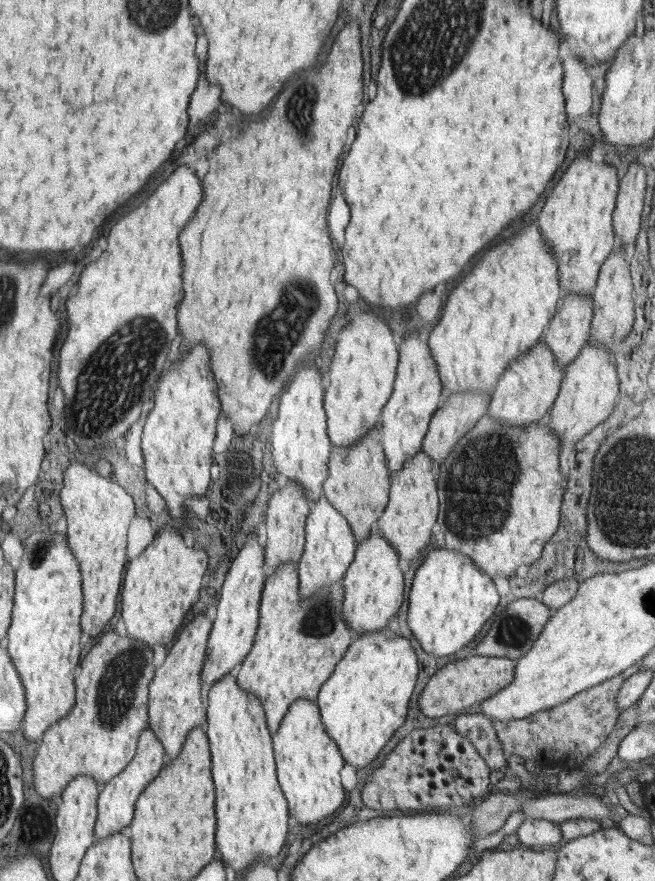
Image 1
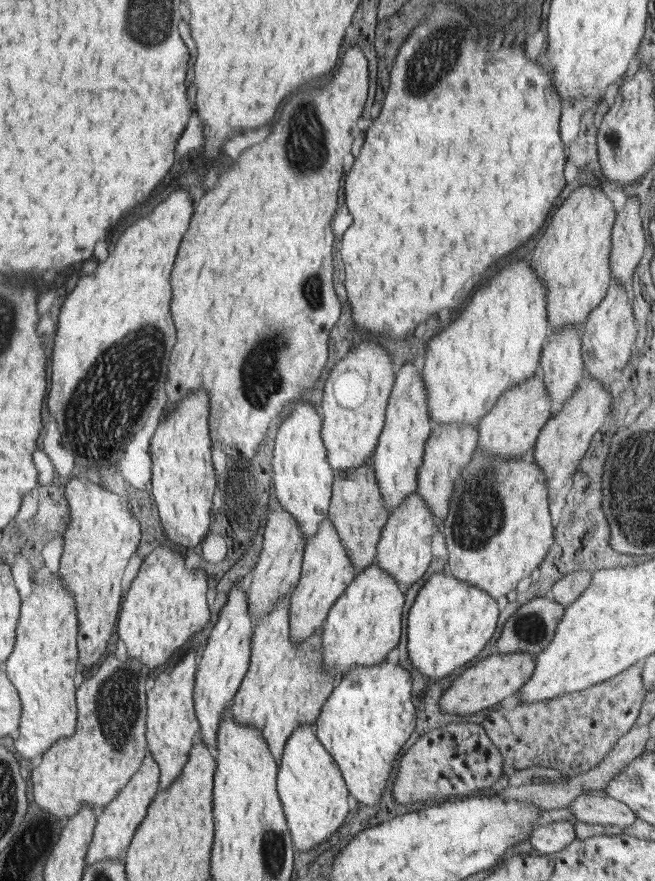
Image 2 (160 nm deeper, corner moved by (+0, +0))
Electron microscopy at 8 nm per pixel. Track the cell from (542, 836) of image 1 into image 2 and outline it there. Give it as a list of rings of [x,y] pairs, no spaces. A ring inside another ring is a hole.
[[[558,821],[536,827],[530,832],[530,844],[538,854],[553,856],[576,839],[574,823]]]

